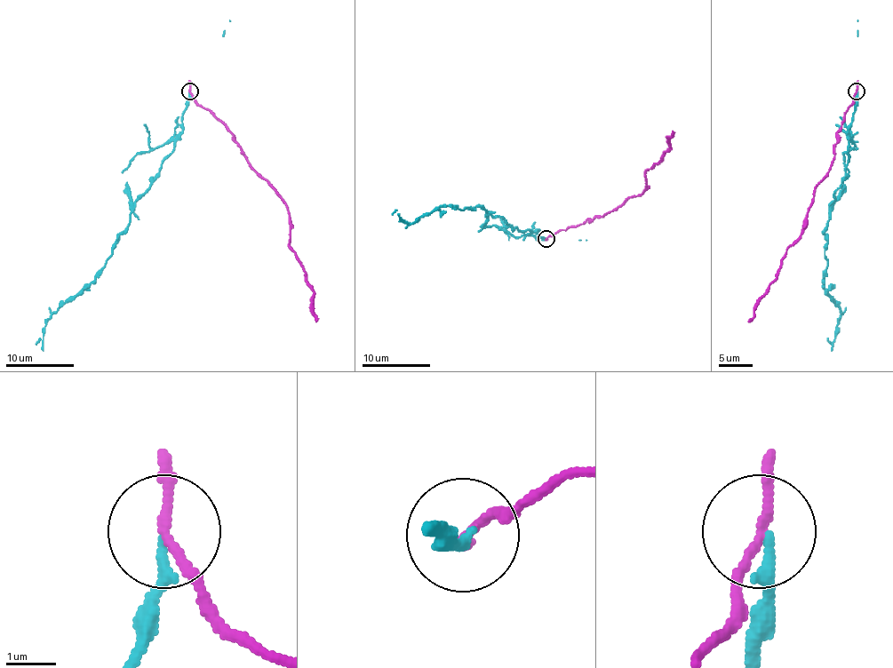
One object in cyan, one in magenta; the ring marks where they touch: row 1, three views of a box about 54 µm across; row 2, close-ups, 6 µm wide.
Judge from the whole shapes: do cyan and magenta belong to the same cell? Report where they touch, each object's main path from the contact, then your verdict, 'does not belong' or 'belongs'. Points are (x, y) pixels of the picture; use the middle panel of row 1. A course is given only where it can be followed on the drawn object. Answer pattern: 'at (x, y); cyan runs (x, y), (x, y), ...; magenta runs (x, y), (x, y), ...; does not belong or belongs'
at (546, 238); cyan runs (546, 240), (538, 231), (522, 231), (478, 207), (441, 205), (413, 222), (402, 219), (394, 212), (396, 209); magenta runs (546, 238), (561, 229), (576, 227), (586, 219), (601, 218), (642, 192), (645, 171), (667, 151), (673, 131); does not belong

